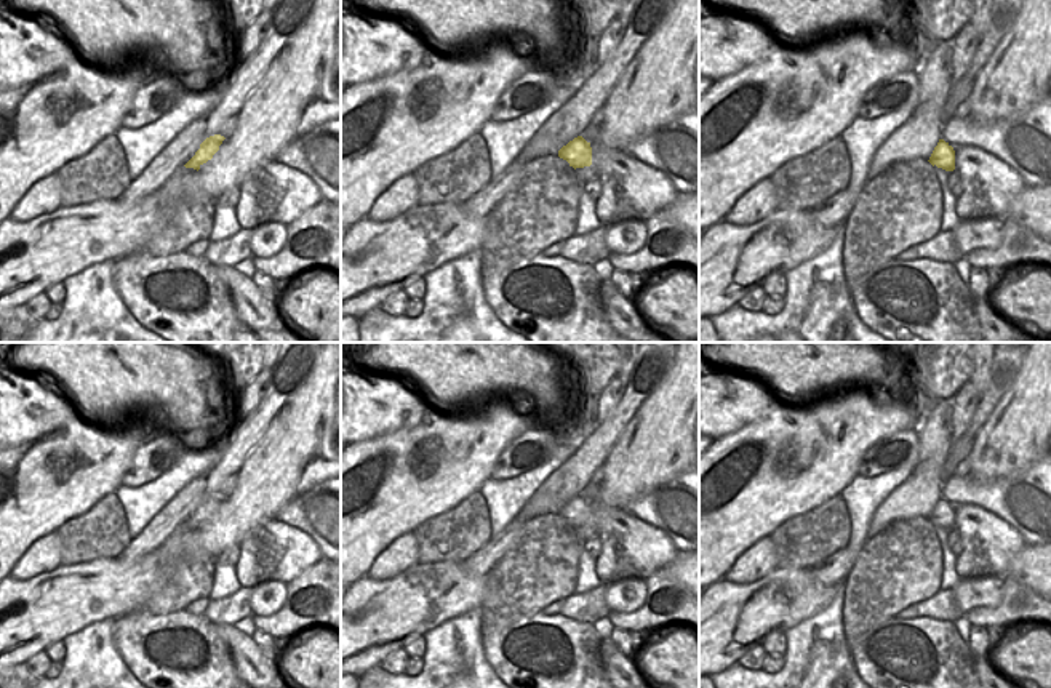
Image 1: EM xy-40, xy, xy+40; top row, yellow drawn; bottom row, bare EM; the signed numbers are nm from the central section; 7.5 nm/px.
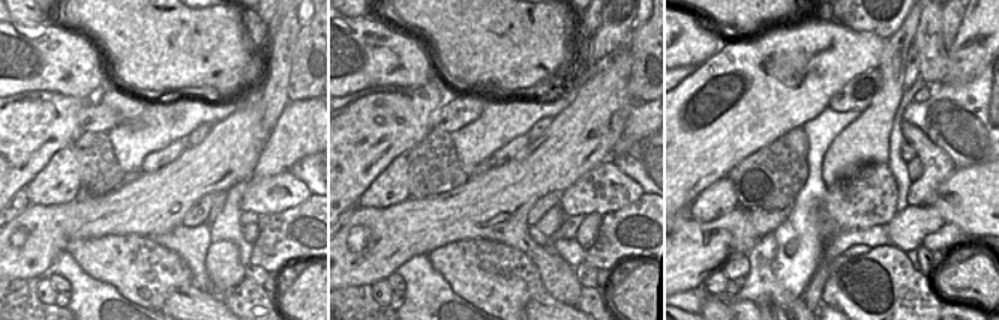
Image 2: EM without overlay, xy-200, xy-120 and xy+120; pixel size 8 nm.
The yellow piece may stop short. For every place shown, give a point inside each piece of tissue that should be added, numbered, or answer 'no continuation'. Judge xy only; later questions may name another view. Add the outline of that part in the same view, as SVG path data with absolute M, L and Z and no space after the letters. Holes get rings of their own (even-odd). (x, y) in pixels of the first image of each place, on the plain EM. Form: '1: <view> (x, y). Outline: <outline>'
no continuation.

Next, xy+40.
no continuation.

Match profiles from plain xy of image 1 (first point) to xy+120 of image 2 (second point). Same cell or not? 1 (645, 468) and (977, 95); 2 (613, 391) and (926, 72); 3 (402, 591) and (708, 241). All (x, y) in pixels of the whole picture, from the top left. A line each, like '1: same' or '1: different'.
1: different
2: different
3: same

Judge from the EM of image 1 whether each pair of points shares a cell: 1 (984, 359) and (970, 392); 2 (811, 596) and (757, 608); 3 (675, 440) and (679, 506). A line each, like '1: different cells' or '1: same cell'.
1: different cells
2: same cell
3: different cells

